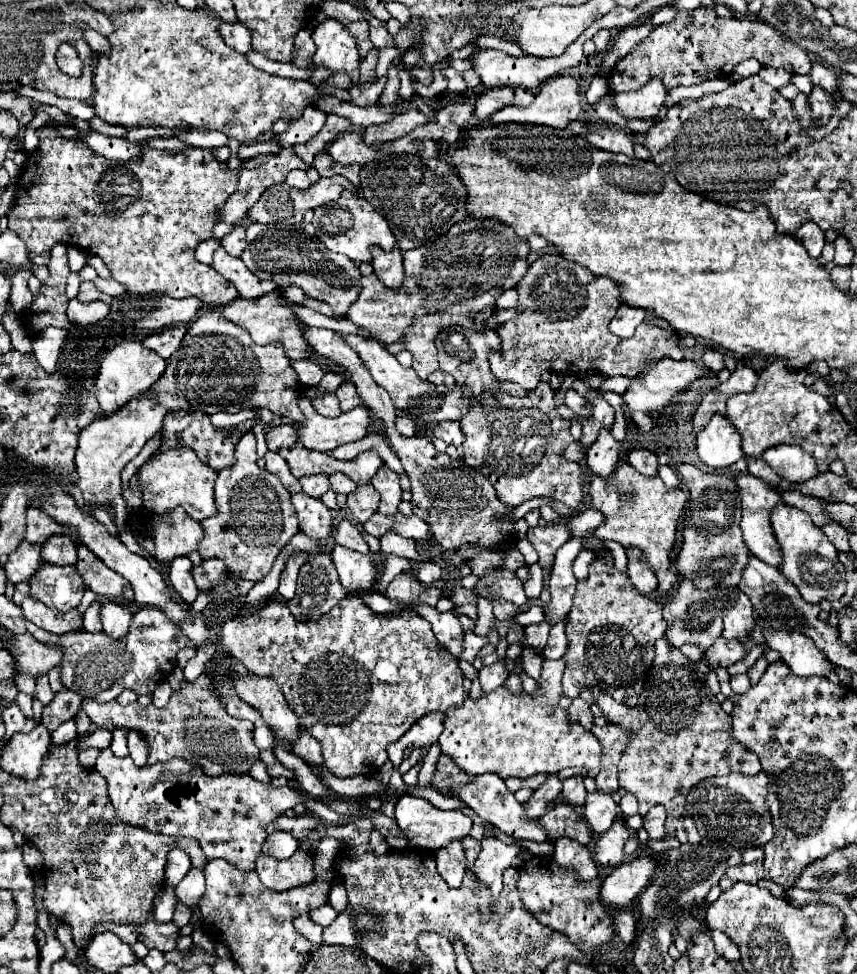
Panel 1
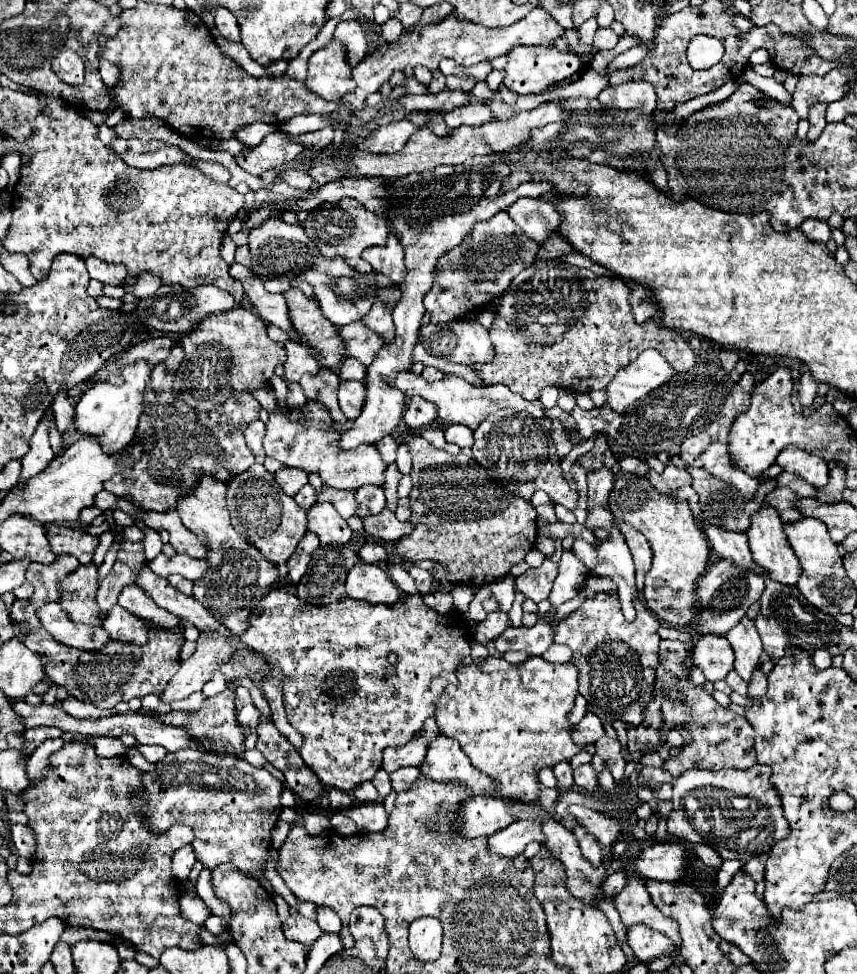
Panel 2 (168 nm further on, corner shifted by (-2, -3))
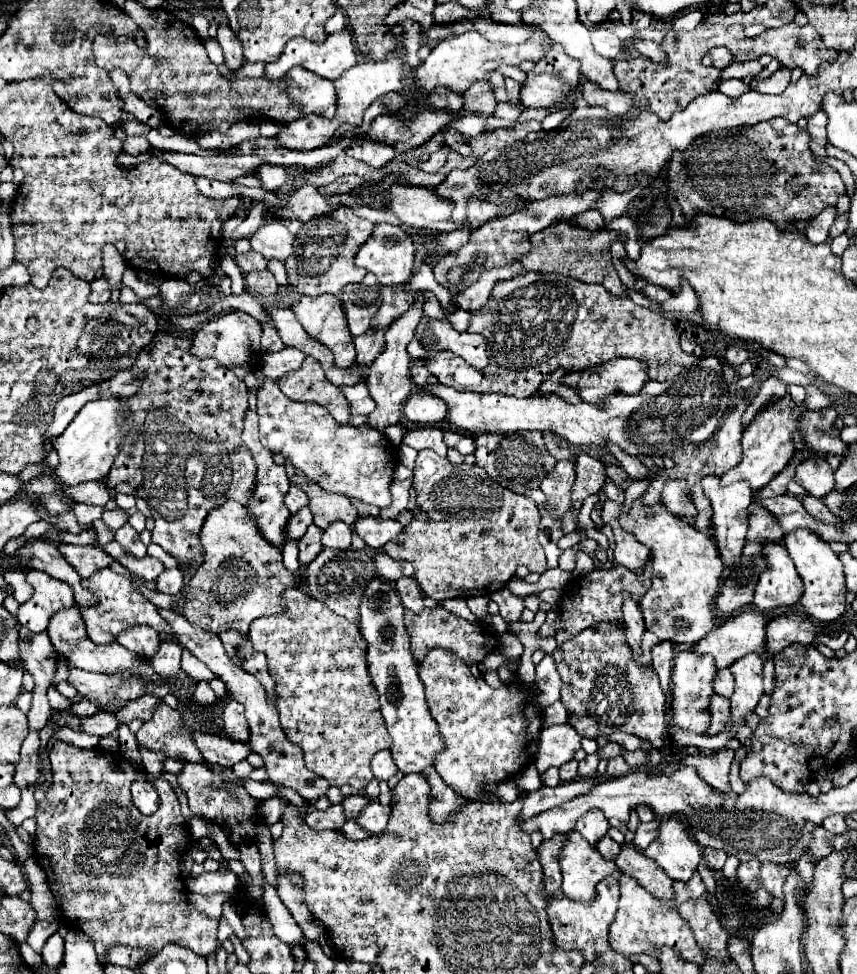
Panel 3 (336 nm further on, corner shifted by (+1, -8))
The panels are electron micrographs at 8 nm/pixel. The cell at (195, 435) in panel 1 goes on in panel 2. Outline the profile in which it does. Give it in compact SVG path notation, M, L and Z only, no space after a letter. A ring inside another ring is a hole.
M175 345L171 355L153 367L151 385L145 395L145 411L141 413L137 429L137 435L145 437L145 451L137 463L123 465L125 471L105 483L107 491L117 497L131 497L131 501L147 511L167 511L175 507L177 495L193 489L203 471L211 473L217 481L229 481L237 473L247 471L255 461L245 445L243 429L253 419L259 419L259 401L251 393L235 393L211 413L191 411L189 405L171 394L173 375L181 359L183 349Z

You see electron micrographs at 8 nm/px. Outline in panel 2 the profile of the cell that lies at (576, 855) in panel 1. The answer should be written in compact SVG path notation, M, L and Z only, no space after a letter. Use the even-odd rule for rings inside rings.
M579 825L573 827L573 835L577 837L577 843L581 847L581 853L585 855L585 859L593 865L593 867L599 867L601 865L601 851L599 851L599 845L597 841Z

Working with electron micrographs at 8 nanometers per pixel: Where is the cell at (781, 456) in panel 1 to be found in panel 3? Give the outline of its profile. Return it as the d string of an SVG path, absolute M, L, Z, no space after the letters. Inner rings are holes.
M810 456L796 468L796 482L804 486L808 494L824 498L834 490L834 470L824 456Z

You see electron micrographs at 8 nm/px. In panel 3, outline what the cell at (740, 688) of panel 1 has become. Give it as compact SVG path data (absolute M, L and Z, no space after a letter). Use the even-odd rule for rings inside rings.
M728 668L718 670L718 676L714 676L714 692L720 696L730 698L734 692L734 676Z

